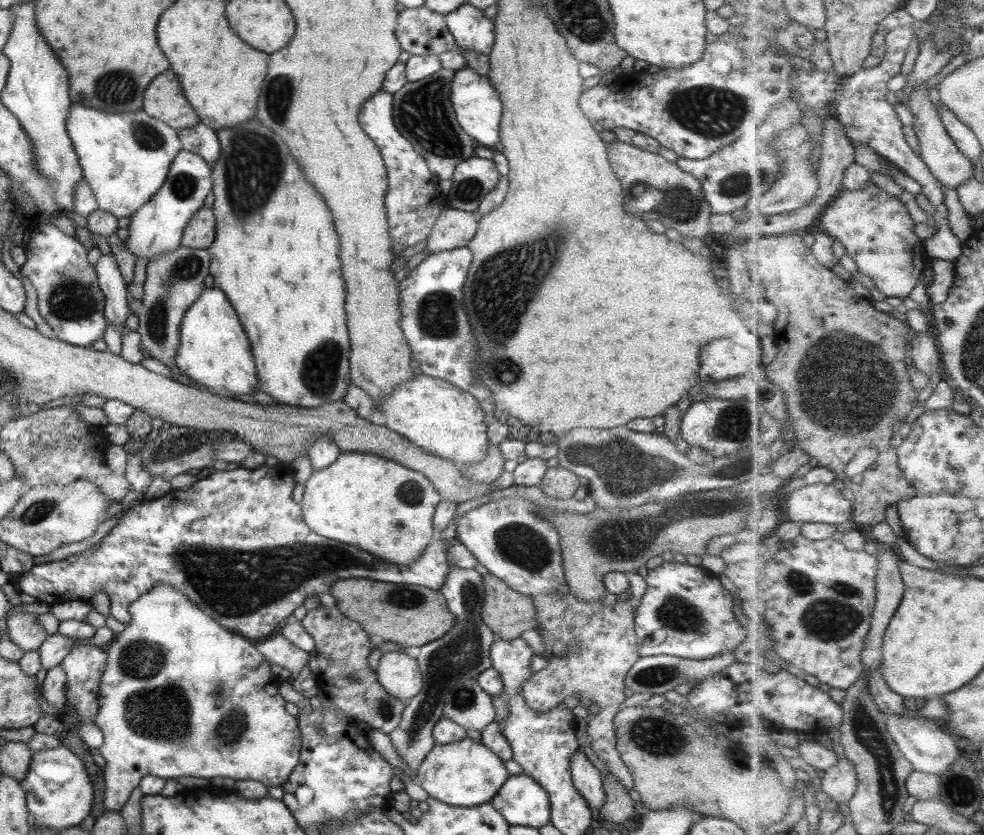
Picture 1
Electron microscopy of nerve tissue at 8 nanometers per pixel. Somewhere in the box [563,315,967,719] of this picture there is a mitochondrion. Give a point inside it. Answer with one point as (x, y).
(844, 384)

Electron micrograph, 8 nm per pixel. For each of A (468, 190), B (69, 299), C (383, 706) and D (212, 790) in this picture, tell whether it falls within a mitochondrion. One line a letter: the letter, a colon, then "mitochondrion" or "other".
A: mitochondrion
B: mitochondrion
C: mitochondrion
D: other

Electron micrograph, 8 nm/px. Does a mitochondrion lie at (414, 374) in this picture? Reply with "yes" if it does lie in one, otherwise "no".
no

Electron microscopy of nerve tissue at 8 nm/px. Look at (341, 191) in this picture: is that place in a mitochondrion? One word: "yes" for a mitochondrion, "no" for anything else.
no

